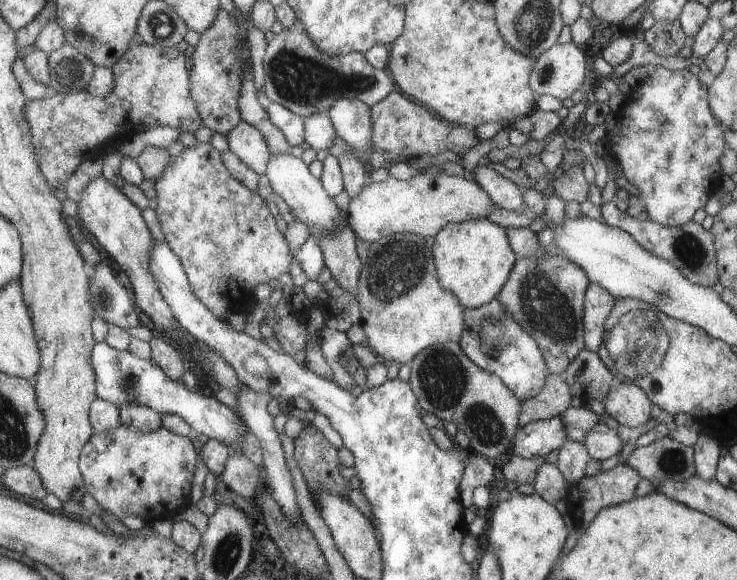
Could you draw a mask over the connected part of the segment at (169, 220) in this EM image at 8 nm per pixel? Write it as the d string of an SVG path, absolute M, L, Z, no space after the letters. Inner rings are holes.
M199 143L191 148L184 148L176 157L169 157L160 177L154 182L156 190L156 217L164 234L165 243L177 255L185 268L186 277L194 295L223 321L225 310L231 304L229 294L239 296L241 302L253 302L249 296L256 284L266 283L271 278L277 279L283 272L288 272L291 252L287 242L275 228L272 212L265 200L257 196L256 191L245 188L235 180L220 159L220 152L210 143Z

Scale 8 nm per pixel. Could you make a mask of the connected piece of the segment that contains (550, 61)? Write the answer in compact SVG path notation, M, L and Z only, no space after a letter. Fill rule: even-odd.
M573 42L551 45L534 60L529 85L536 96L549 94L563 99L573 96L585 76L585 56Z

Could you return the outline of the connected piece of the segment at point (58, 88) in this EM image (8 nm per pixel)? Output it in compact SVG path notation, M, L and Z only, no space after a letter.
M69 43L52 52L49 62L49 87L55 93L73 94L87 90L97 67L86 54Z

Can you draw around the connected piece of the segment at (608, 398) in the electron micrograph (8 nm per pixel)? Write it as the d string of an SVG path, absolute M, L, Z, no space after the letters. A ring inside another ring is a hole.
M627 380L616 381L601 403L608 416L618 422L619 425L628 426L629 428L635 428L647 422L650 419L650 410L653 408L644 390L634 384L628 384Z

